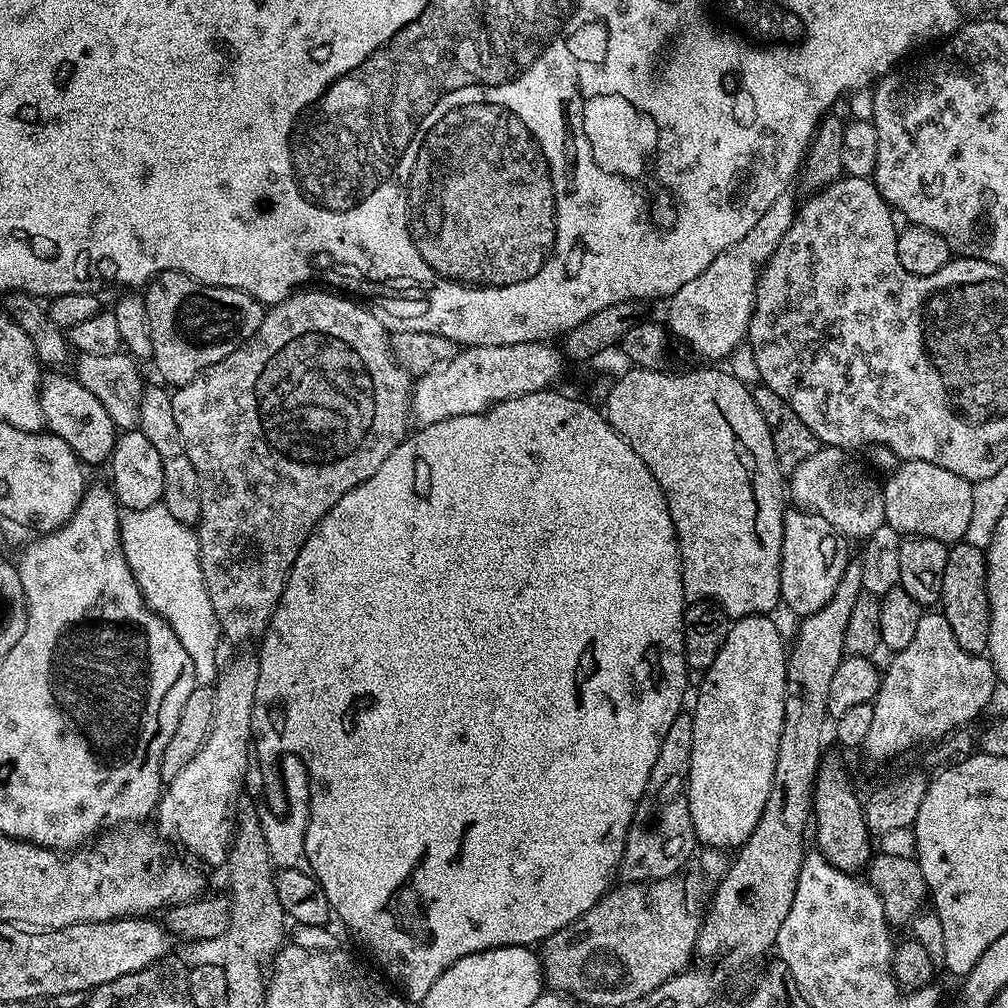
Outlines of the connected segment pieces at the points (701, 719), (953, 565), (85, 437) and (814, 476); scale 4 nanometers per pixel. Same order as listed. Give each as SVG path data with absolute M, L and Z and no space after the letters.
M771 615L741 616L729 627L726 642L722 642L722 650L718 650L718 658L703 673L700 693L696 696L696 709L690 712L694 726L694 746L690 754L690 770L688 771L688 805L690 818L694 822L697 841L712 850L739 849L754 834L758 822L762 818L762 810L766 810L766 798L770 798L770 786L774 782L774 766L778 762L778 738L782 738L782 722L784 721L784 703L786 702L786 682L788 681L788 652L786 640L780 637L780 628L772 621Z
M956 542L949 547L946 558L946 574L942 574L942 590L939 607L946 622L950 622L950 630L954 630L954 639L962 650L979 656L987 653L990 642L990 598L988 597L988 558L985 549L967 542Z
M52 370L40 382L40 409L44 415L47 431L62 438L70 450L85 466L100 464L109 459L116 445L118 429L102 403L79 383L75 375L63 376L60 370Z
M821 446L817 452L810 454L810 458L806 458L806 462L799 464L790 473L790 500L795 507L826 518L826 522L830 522L830 526L834 526L846 538L853 538L852 536L867 538L874 534L874 530L878 530L878 526L885 523L884 490L881 481L879 479L876 481L852 456L855 455L851 451L842 448Z

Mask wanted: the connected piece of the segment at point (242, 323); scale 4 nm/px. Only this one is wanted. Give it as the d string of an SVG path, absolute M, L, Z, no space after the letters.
M160 272L148 281L143 297L154 342L154 365L165 380L161 381L168 386L190 383L197 374L225 360L235 348L242 347L256 333L266 311L265 305L242 290L200 284L181 272Z

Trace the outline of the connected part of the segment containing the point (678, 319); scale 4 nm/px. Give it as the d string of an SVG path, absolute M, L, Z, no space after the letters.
M795 187L782 190L772 206L754 222L754 227L733 246L727 247L693 281L669 297L669 331L684 340L698 355L710 362L727 359L745 341L755 308L756 282L759 271L773 256L782 238L796 219L798 199Z

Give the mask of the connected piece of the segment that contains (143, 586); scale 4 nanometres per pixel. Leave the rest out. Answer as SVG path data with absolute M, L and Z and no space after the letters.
M161 502L150 506L146 510L134 510L129 508L121 511L120 514L120 545L124 547L124 557L130 566L130 570L134 574L134 578L140 587L140 593L143 594L144 600L148 603L149 608L167 620L168 625L174 630L174 634L182 642L182 646L186 646L186 654L190 654L190 658L194 662L194 670L196 671L196 679L201 685L212 686L215 685L218 675L218 664L216 668L216 636L218 640L218 625L216 622L216 615L214 614L214 606L210 606L210 594L206 594L206 586L202 578L202 566L200 565L200 538L199 535L189 525L178 522L178 518L174 518L174 514L170 514L170 510Z

